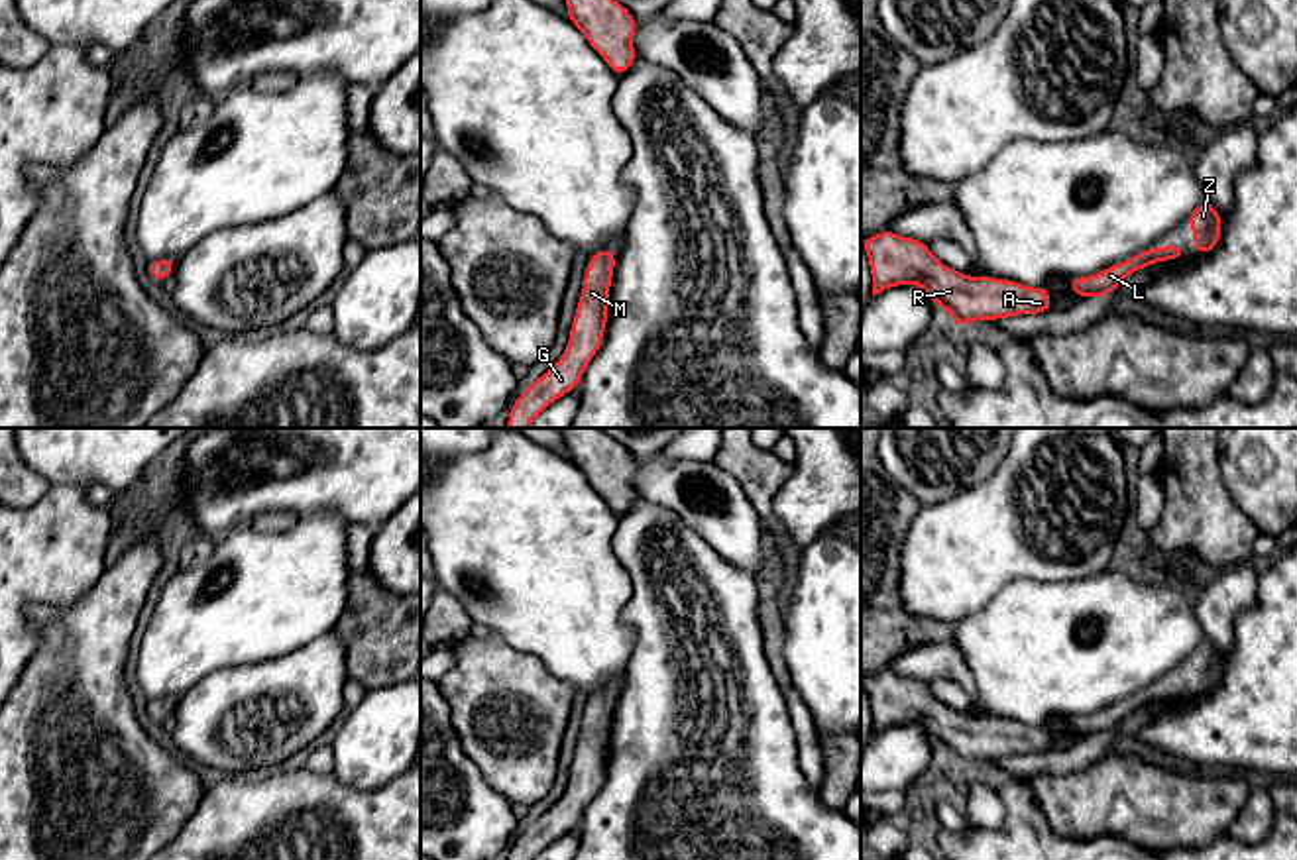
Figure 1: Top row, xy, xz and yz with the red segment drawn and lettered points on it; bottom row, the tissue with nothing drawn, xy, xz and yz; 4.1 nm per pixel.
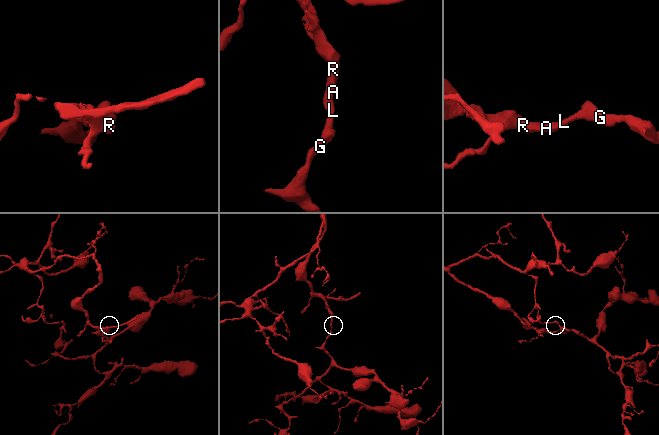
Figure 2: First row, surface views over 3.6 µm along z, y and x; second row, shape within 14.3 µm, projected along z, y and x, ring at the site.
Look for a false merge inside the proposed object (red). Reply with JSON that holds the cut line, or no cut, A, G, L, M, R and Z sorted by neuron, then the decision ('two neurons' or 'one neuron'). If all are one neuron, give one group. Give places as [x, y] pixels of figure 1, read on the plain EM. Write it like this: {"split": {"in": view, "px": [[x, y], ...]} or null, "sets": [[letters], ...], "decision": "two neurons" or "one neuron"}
{"split": null, "sets": [["A", "G", "L", "M", "R", "Z"]], "decision": "one neuron"}

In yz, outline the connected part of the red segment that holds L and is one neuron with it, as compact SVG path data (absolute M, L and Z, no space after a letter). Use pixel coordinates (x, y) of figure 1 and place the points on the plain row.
M1177 679L1173 687L1156 685L1154 689L1144 689L1134 697L1120 701L1091 717L1071 717L1069 730L1077 736L1108 736L1116 726L1136 713L1138 709L1152 707L1157 701L1177 701L1187 693L1187 687Z

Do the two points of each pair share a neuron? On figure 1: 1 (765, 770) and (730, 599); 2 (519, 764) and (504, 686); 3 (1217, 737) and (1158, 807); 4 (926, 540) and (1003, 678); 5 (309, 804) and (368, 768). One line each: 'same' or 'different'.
1: same
2: same
3: different
4: different
5: different

